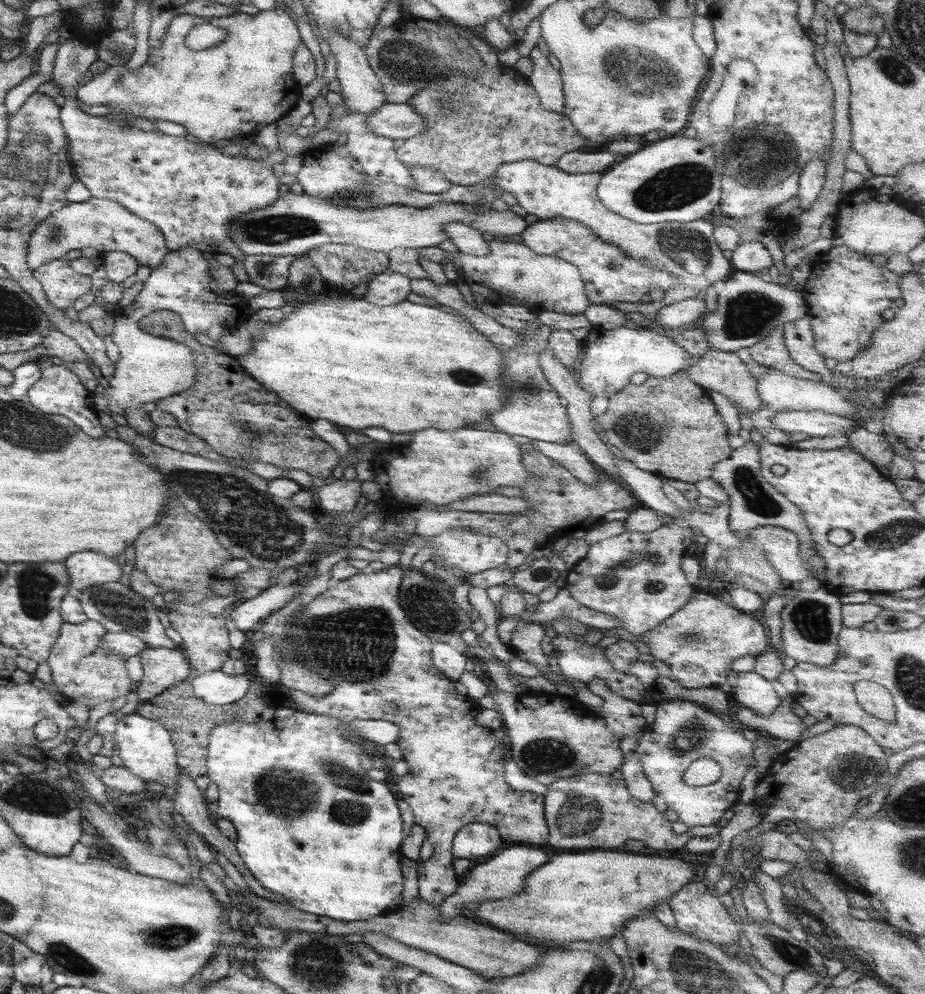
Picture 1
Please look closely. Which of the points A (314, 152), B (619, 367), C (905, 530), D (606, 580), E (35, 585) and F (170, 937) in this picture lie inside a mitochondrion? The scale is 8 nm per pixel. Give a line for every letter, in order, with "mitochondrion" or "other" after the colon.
A: other
B: other
C: mitochondrion
D: mitochondrion
E: mitochondrion
F: mitochondrion

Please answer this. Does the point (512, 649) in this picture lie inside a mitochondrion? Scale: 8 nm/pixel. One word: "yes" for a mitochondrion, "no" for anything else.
no

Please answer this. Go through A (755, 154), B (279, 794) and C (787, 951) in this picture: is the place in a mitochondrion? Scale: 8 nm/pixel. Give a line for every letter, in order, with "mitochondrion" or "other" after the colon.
A: mitochondrion
B: mitochondrion
C: mitochondrion

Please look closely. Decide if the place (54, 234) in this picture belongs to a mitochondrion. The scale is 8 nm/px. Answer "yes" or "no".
yes

